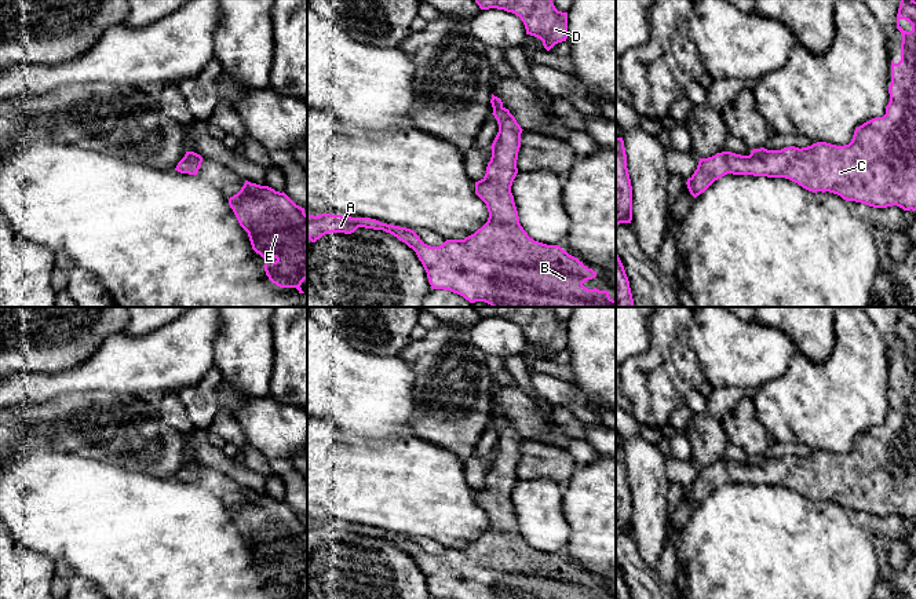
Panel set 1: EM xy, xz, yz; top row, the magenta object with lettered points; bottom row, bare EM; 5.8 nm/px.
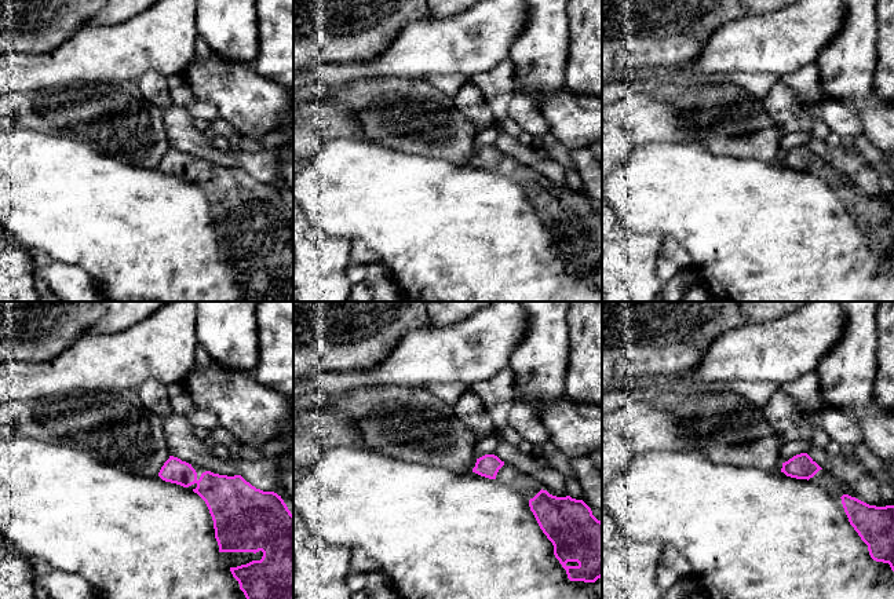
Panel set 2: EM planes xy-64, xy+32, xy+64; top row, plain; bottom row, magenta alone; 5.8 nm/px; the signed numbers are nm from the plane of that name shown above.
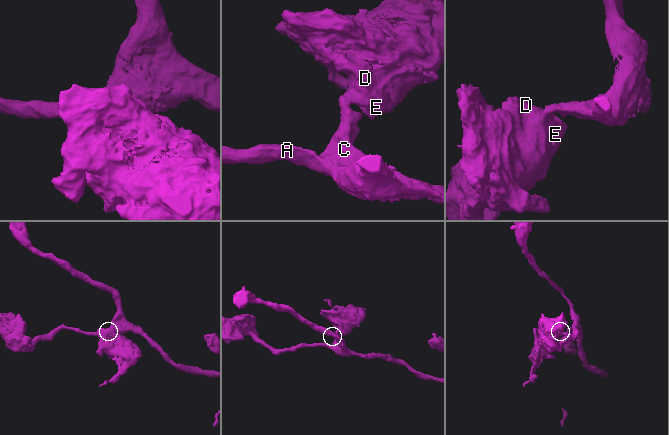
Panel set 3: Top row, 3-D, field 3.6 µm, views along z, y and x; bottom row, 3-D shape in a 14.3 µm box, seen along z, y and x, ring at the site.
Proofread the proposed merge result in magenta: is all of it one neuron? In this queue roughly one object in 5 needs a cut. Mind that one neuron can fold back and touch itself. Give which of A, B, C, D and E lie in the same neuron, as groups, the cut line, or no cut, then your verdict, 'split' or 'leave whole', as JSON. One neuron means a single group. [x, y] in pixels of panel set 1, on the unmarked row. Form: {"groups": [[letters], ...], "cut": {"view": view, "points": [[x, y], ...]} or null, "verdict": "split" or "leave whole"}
{"groups": [["A", "B", "C", "D", "E"]], "cut": null, "verdict": "leave whole"}

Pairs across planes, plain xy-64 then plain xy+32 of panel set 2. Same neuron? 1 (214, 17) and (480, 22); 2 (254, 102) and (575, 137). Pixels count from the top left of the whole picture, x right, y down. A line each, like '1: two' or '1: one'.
1: two
2: one

